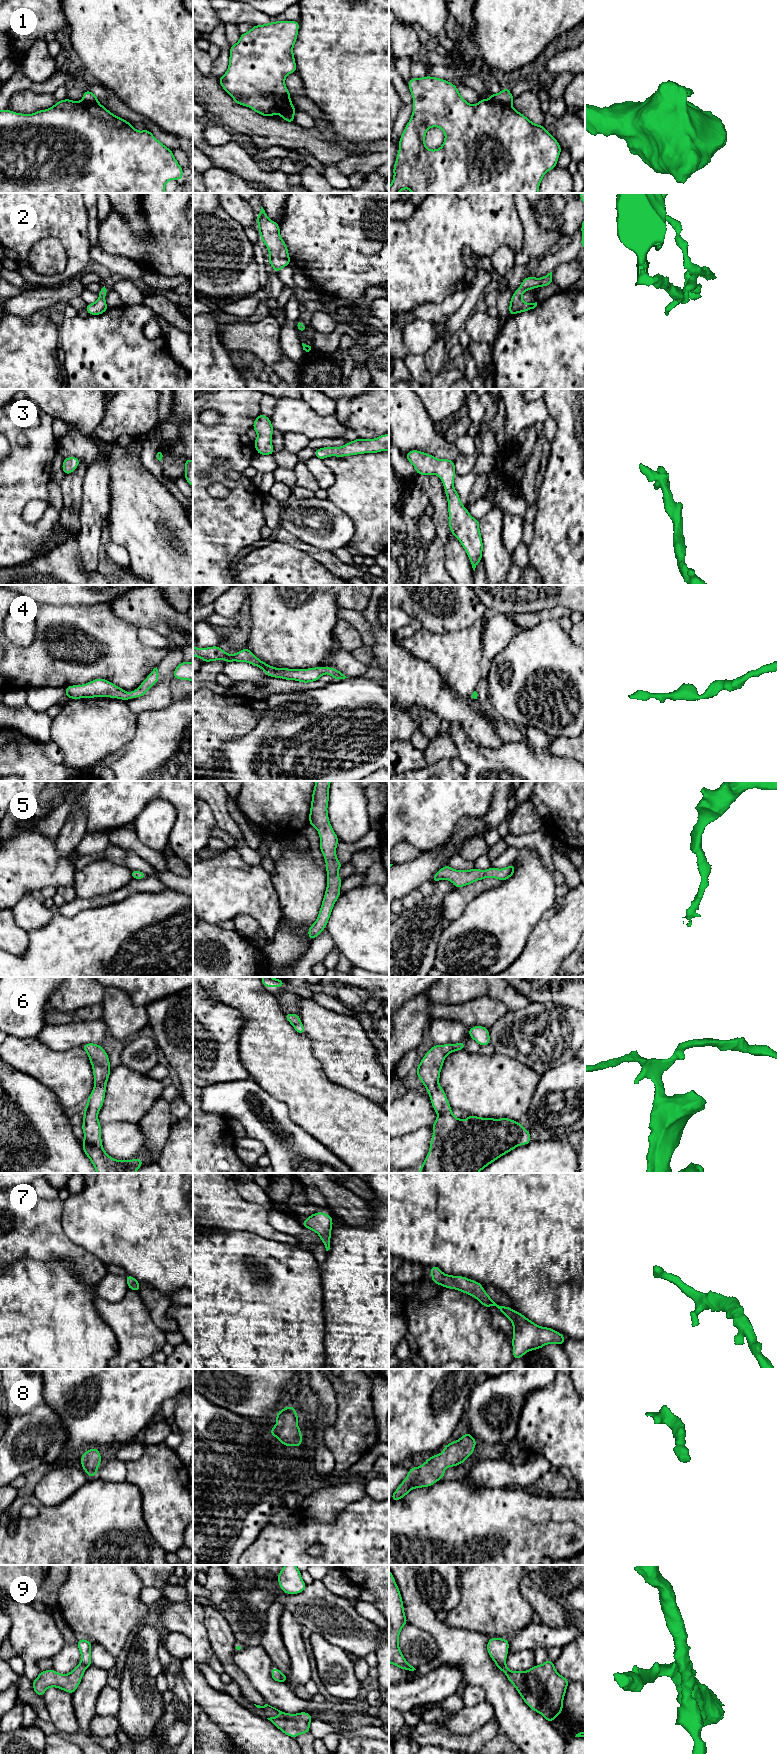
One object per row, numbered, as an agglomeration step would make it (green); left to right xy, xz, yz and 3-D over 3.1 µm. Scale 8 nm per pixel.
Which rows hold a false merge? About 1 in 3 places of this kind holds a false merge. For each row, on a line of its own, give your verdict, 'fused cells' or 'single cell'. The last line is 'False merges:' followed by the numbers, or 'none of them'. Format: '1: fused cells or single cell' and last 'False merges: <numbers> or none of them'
1: fused cells
2: single cell
3: single cell
4: single cell
5: single cell
6: single cell
7: single cell
8: single cell
9: fused cells
False merges: 1, 9

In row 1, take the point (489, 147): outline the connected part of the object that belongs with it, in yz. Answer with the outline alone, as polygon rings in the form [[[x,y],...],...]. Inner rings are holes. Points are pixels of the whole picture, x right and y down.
[[[431,76],[411,78],[408,86],[413,98],[413,112],[399,140],[399,150],[393,167],[394,177],[389,186],[389,193],[399,193],[403,189],[409,189],[412,193],[539,193],[539,185],[543,176],[557,166],[557,161],[562,150],[556,138],[543,125],[531,122],[512,106],[490,99],[480,99],[477,104],[472,105],[463,99],[457,86],[441,78]],[[432,127],[442,129],[445,134],[443,145],[436,150],[428,149],[425,145],[425,135],[428,129]]]

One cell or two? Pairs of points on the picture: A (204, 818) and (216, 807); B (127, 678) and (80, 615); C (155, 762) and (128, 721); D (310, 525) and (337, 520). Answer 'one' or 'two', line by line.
A: two
B: one
C: two
D: one

